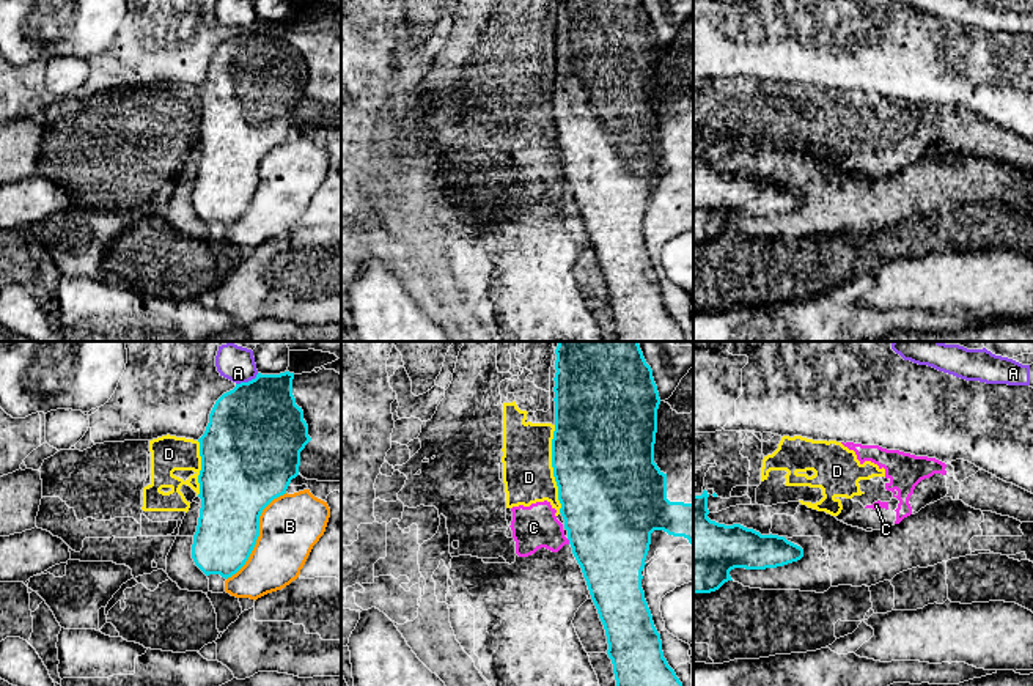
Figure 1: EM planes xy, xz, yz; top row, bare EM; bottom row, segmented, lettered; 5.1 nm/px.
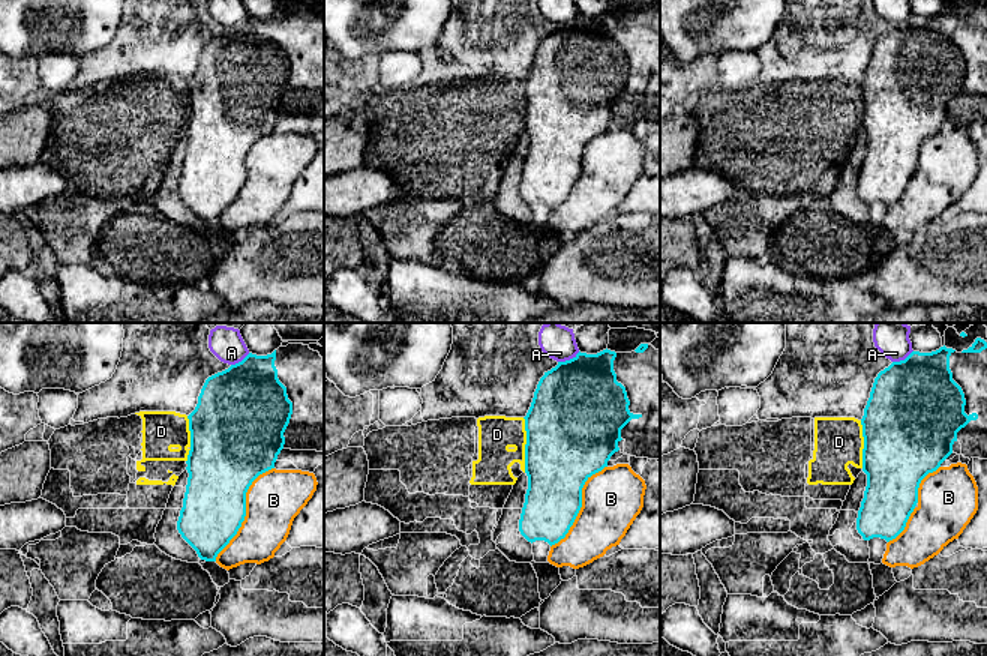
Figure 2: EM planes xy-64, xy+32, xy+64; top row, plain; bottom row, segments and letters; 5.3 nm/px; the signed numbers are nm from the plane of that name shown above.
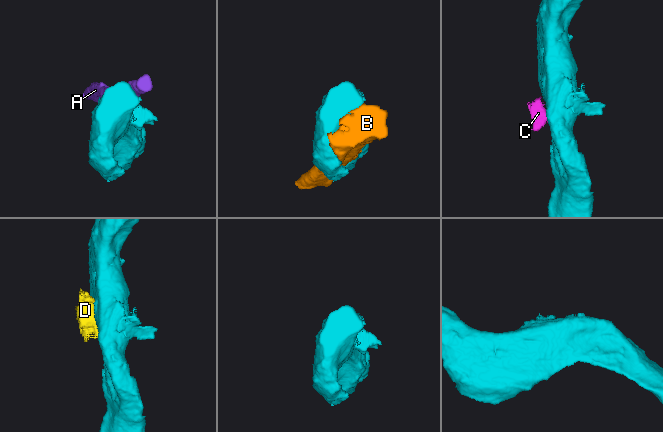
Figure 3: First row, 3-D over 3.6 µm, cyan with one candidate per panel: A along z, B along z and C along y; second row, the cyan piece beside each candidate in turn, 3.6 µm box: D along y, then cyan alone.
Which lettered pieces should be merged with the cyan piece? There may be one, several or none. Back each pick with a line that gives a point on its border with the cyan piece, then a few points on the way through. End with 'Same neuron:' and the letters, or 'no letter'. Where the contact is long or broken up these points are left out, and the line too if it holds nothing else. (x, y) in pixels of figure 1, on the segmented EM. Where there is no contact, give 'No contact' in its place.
Same neuron: no letter

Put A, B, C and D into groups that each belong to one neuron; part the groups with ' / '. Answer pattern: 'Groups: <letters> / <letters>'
Groups: A / B / C D

